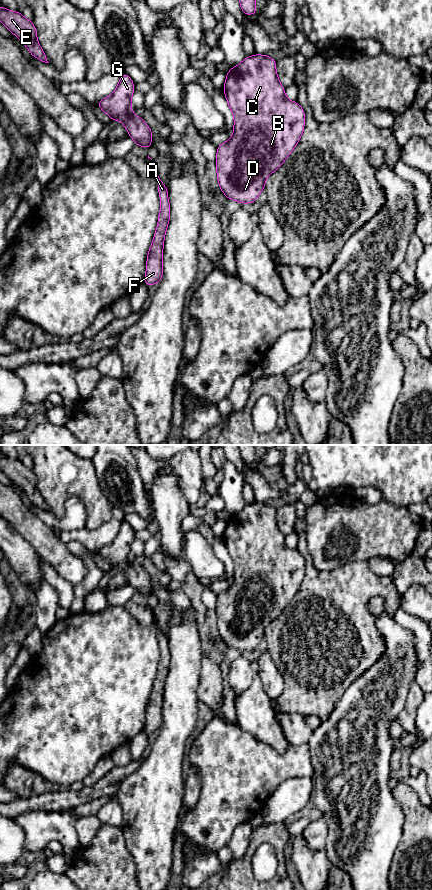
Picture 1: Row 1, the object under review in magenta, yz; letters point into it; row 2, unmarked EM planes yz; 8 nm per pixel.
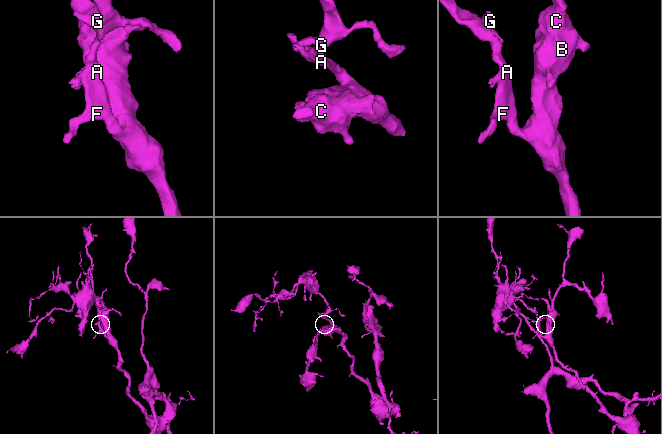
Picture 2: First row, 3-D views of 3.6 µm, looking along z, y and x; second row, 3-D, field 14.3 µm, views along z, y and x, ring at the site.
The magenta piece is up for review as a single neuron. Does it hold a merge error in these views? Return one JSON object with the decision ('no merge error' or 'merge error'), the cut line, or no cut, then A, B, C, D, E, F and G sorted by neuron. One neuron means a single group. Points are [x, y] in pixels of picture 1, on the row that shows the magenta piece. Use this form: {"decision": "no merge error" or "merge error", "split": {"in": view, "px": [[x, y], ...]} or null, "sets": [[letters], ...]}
{"decision": "no merge error", "split": null, "sets": [["A", "B", "C", "D", "E", "F", "G"]]}

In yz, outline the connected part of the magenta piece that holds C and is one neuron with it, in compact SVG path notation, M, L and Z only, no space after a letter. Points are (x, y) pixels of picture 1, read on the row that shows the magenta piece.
M254 54L230 68L223 87L228 106L234 115L234 132L225 143L217 146L216 169L218 184L228 200L252 204L265 189L265 181L287 159L299 142L305 125L305 112L296 101L289 101L276 73L276 60L268 55Z

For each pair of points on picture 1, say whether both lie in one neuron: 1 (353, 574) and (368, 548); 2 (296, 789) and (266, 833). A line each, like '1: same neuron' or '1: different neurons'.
1: different neurons
2: different neurons

